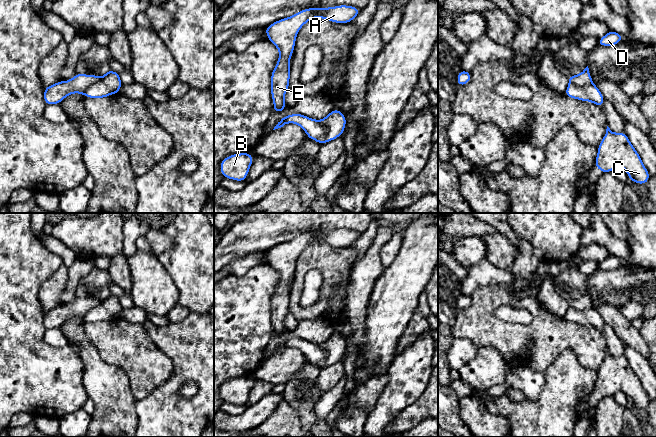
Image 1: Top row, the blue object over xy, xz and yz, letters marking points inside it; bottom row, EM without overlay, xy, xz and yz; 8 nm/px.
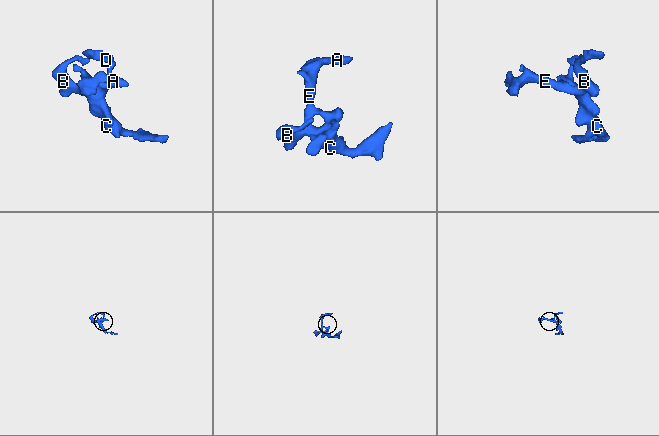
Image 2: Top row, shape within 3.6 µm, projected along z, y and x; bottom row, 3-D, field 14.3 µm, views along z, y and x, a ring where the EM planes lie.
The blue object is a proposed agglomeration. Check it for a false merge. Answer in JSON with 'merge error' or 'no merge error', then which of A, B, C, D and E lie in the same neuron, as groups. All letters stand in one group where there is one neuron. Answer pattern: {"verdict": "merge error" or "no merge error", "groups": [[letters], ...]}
{"verdict": "no merge error", "groups": [["A", "B", "C", "D", "E"]]}

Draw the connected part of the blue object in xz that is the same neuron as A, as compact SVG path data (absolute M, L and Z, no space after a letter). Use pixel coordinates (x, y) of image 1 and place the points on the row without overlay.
M348 229L306 232L288 242L276 245L264 253L268 264L279 274L279 283L271 298L273 337L281 336L287 331L284 320L289 312L290 282L301 251L313 242L323 242L338 248L350 247L360 235L361 233Z

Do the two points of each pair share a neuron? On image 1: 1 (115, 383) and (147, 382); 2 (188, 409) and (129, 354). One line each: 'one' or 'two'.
1: two
2: two

